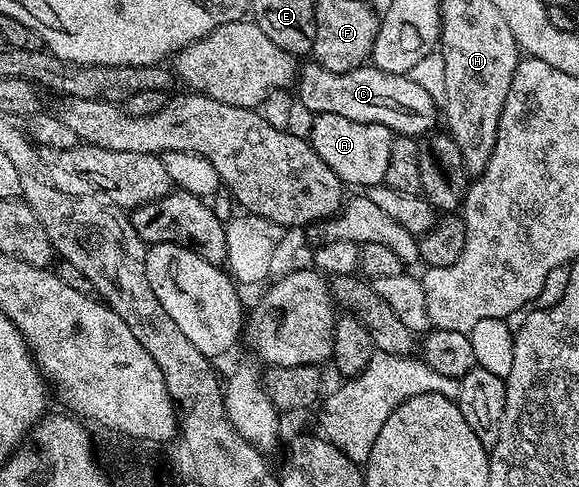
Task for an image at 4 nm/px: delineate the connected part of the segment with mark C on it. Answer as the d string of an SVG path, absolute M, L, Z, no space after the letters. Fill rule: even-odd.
M308 61L307 67L300 69L297 74L297 102L300 107L311 110L312 115L332 114L333 116L345 116L345 120L357 120L365 124L385 124L392 135L406 136L418 139L426 136L436 129L435 121L440 121L441 110L437 105L437 98L430 94L419 82L414 82L414 77L406 74L390 74L381 72L373 64L364 64L349 72L329 72L318 62Z

